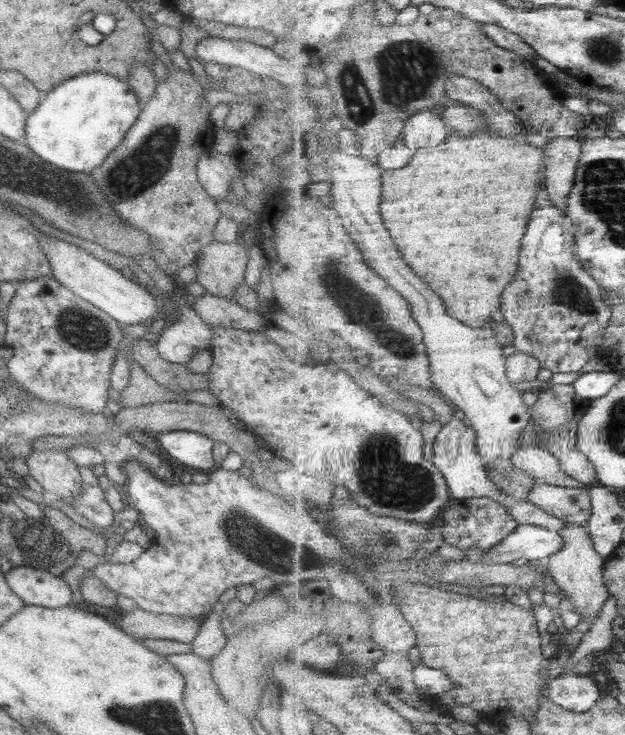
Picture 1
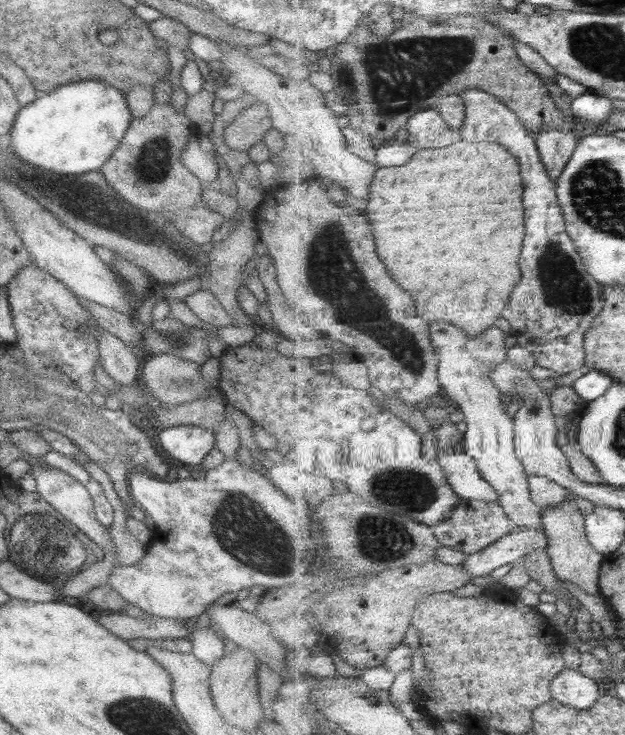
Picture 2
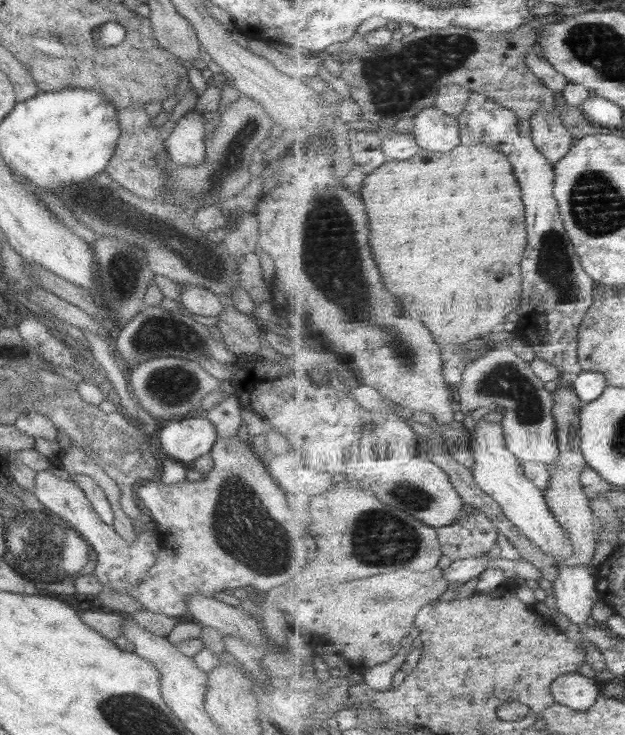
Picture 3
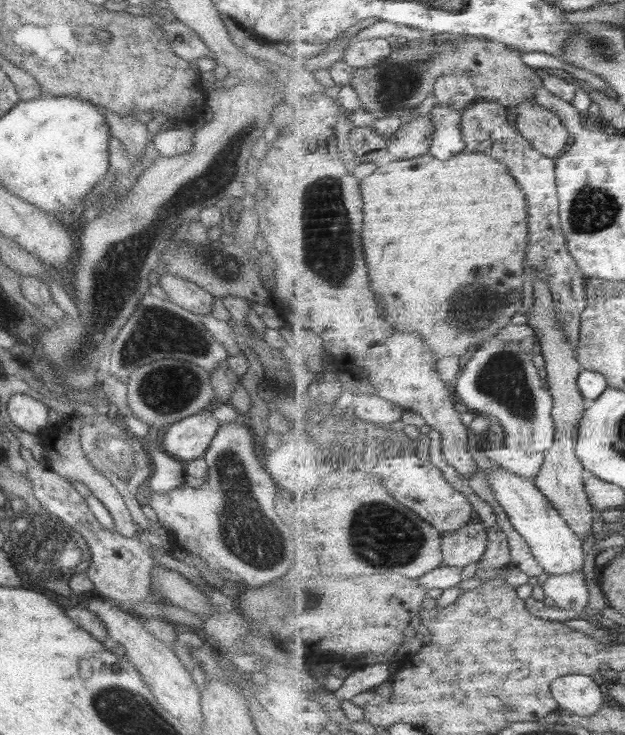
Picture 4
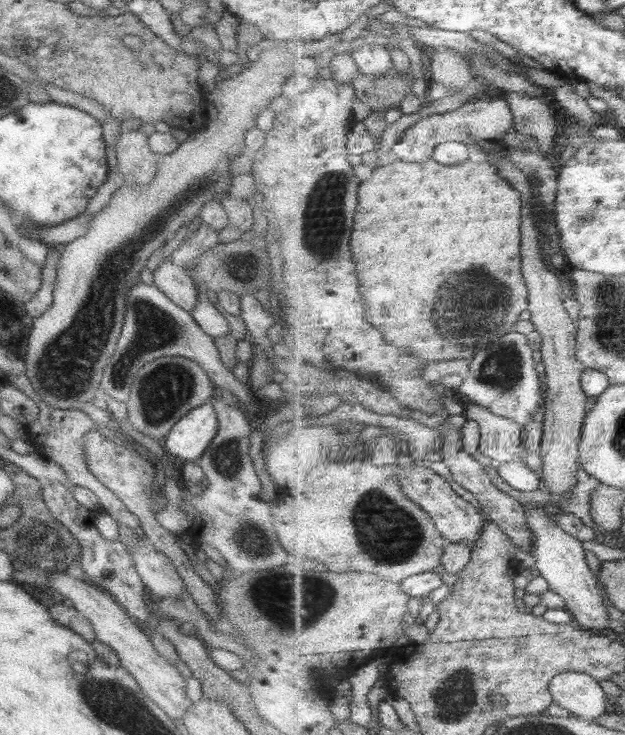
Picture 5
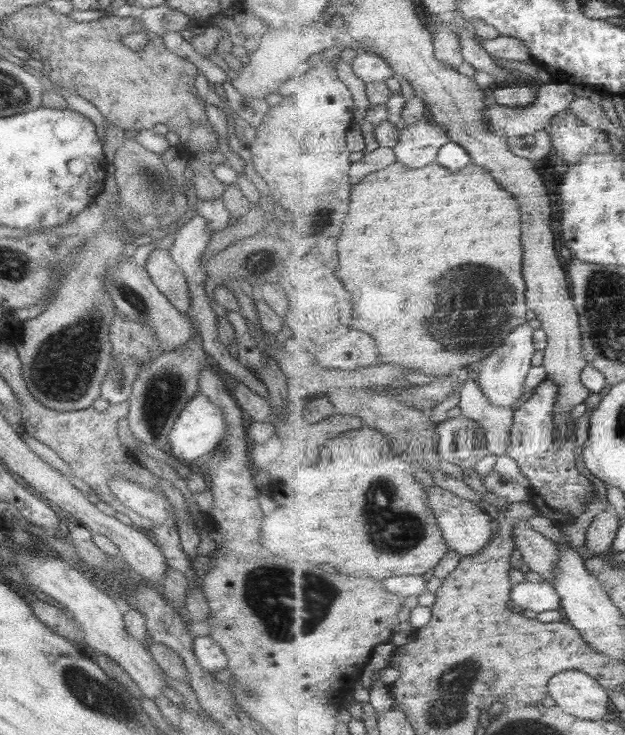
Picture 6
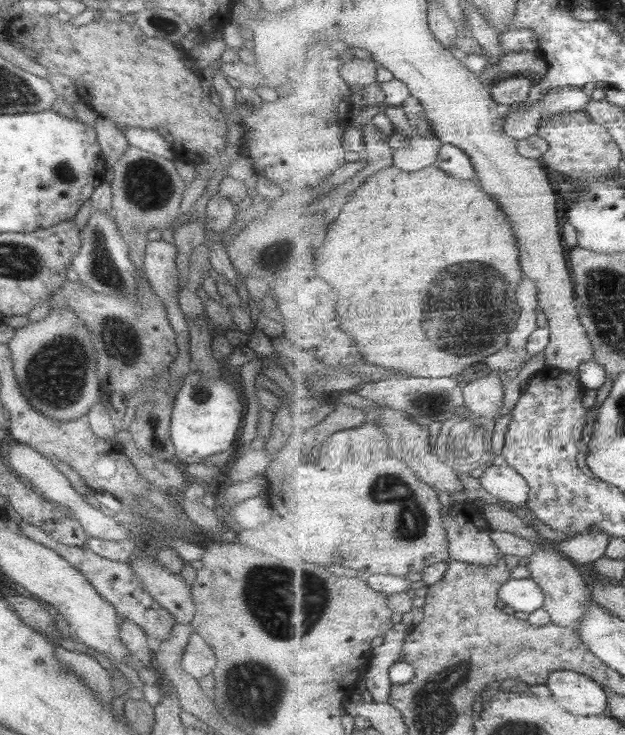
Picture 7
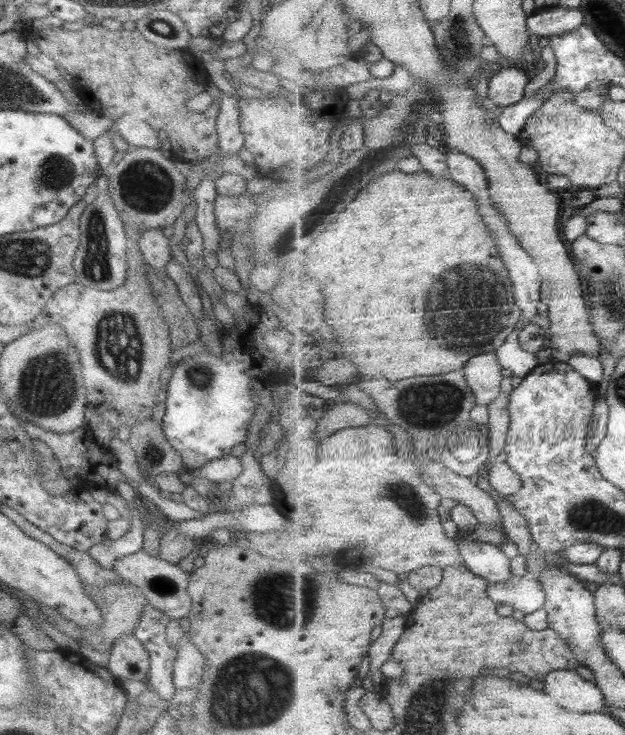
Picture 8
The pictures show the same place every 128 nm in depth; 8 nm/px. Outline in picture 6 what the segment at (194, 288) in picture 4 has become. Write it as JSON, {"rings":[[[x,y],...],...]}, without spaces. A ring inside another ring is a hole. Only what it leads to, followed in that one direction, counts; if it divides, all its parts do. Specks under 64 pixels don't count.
{"rings":[[[156,248],[149,253],[144,267],[153,284],[168,298],[170,303],[188,315],[191,294],[183,270],[170,256],[168,248]]]}

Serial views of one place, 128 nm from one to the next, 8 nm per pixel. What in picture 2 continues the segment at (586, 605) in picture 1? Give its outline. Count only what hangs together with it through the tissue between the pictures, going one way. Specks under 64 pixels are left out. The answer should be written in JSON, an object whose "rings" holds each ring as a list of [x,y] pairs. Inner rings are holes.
{"rings":[[[570,501],[563,506],[550,508],[544,514],[544,524],[549,536],[547,552],[552,558],[556,572],[561,580],[573,582],[592,596],[604,598],[601,587],[601,570],[607,556],[596,550],[587,533],[587,517],[581,512],[577,501]]]}

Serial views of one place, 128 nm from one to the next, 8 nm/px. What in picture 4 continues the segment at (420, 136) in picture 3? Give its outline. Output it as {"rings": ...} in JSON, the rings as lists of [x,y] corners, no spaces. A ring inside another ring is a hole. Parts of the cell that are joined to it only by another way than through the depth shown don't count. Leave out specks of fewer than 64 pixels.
{"rings":[[[436,106],[428,115],[436,122],[430,154],[447,161],[467,151],[463,132],[463,111]]]}

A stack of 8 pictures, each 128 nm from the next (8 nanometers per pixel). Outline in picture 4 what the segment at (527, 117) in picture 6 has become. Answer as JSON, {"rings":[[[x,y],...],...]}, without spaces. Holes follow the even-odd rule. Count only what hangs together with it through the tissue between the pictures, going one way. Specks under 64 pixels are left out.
{"rings":[[[418,116],[403,124],[390,143],[390,152],[399,160],[408,160],[430,154],[434,143],[436,122],[427,116]]]}

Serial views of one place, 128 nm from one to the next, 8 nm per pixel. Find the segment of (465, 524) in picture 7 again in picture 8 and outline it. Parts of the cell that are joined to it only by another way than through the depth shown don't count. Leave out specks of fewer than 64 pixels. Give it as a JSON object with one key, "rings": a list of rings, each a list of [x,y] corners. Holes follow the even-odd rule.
{"rings":[[[461,536],[458,540],[464,561],[474,574],[482,575],[490,583],[503,583],[514,579],[512,560],[492,543],[482,543]]]}

